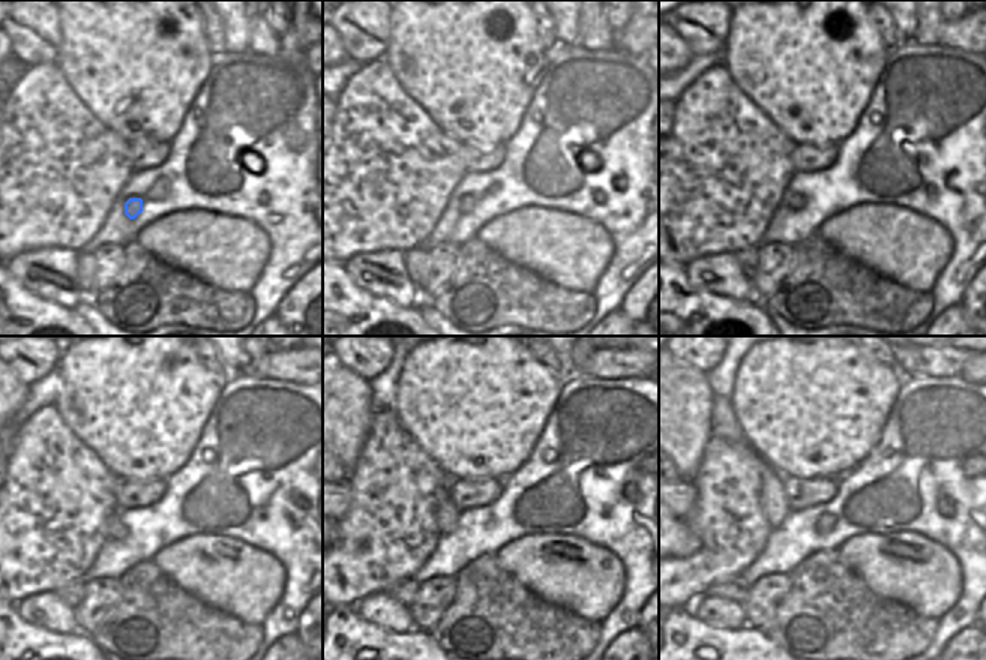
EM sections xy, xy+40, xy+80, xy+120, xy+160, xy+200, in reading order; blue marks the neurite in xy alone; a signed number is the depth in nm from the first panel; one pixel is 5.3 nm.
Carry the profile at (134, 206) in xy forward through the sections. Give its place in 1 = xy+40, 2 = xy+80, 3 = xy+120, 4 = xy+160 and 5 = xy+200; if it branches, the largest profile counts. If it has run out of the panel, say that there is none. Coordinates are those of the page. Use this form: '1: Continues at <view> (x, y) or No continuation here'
1: Continues at xy+40 (467, 203)
2: Continues at xy+80 (794, 201)
3: Continues at xy+120 (116, 530)
4: Continues at xy+160 (446, 515)
5: Continues at xy+200 (773, 503)

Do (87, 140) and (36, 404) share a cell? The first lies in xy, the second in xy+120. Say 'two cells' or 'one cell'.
two cells

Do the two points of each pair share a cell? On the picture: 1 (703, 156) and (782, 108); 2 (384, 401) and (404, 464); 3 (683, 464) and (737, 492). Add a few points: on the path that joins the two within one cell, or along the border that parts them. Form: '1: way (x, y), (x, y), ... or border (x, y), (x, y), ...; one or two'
1: border (742, 93), (793, 141); two
2: border (374, 410), (393, 411); two
3: border (710, 438), (698, 471), (691, 479); two

